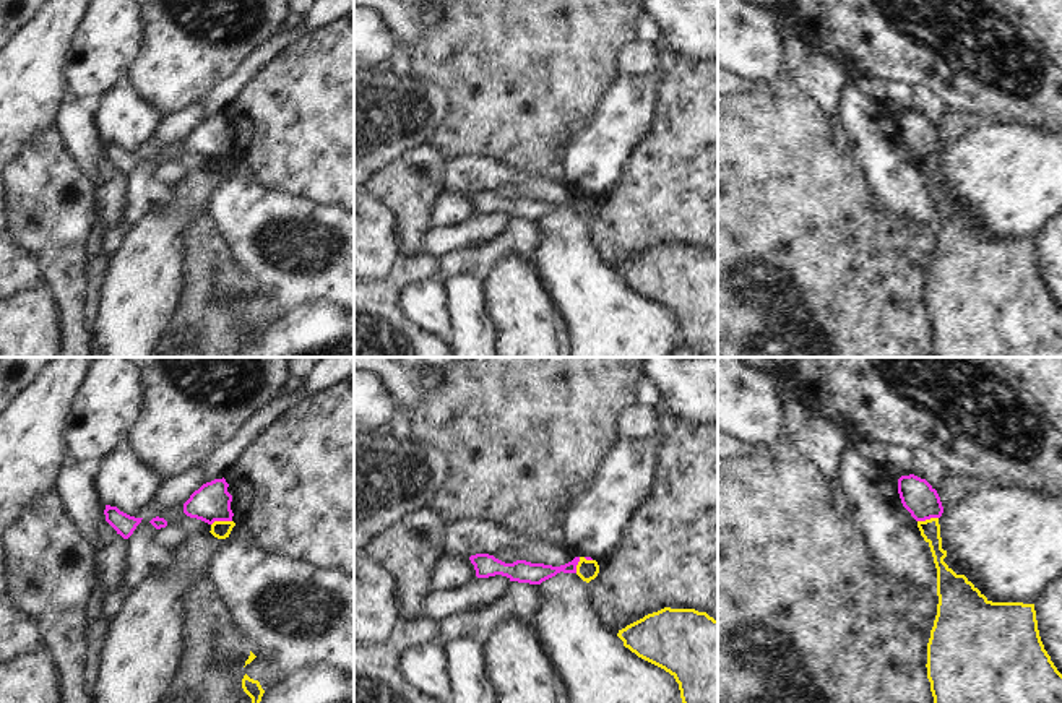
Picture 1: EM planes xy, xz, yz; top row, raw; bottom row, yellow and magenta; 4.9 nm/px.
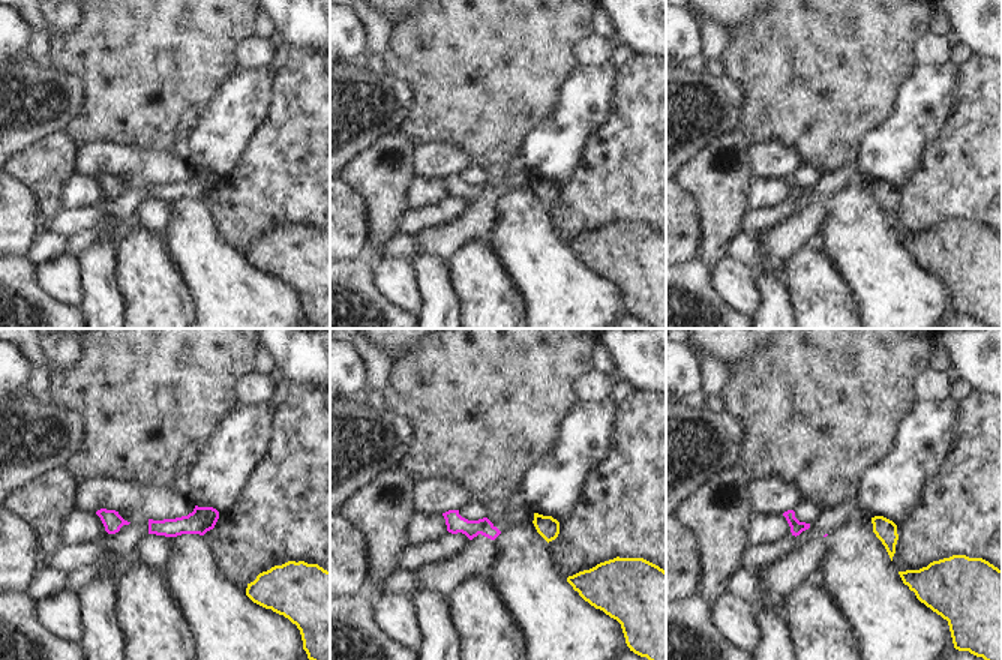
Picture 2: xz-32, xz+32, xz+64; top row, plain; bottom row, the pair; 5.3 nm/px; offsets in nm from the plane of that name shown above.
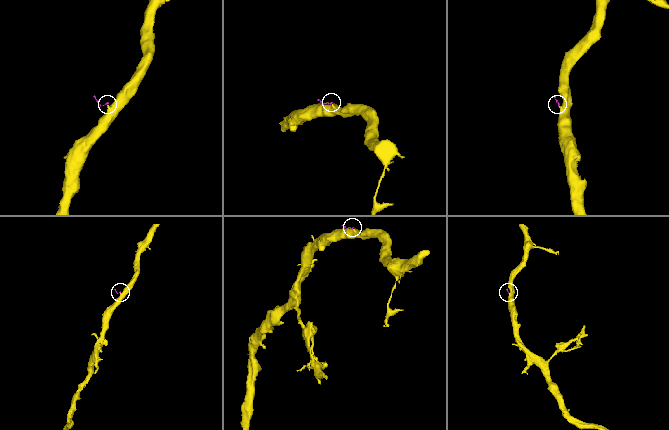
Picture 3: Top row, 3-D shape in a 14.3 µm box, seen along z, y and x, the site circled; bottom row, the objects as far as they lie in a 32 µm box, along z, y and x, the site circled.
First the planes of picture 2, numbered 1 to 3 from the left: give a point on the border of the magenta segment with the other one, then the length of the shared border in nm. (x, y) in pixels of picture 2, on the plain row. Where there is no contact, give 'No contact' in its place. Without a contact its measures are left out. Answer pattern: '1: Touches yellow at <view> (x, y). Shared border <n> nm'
1: No contact
2: No contact
3: No contact.

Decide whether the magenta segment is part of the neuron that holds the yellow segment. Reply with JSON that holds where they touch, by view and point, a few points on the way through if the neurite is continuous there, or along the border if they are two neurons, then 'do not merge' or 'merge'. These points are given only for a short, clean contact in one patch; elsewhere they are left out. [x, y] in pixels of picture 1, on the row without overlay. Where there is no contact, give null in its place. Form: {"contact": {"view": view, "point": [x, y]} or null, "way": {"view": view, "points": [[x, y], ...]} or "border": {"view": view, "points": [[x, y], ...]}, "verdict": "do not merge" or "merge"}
{"contact": {"view": "xy", "point": [221, 158]}, "border": {"view": "xy", "points": [[231, 156], [216, 156], [211, 161]]}, "verdict": "do not merge"}

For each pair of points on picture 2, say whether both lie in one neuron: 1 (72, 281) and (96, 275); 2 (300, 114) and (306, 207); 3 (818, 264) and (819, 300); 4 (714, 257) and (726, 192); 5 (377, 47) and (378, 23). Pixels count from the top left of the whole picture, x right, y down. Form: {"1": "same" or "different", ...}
{"1": "different", "2": "same", "3": "same", "4": "same", "5": "same"}

